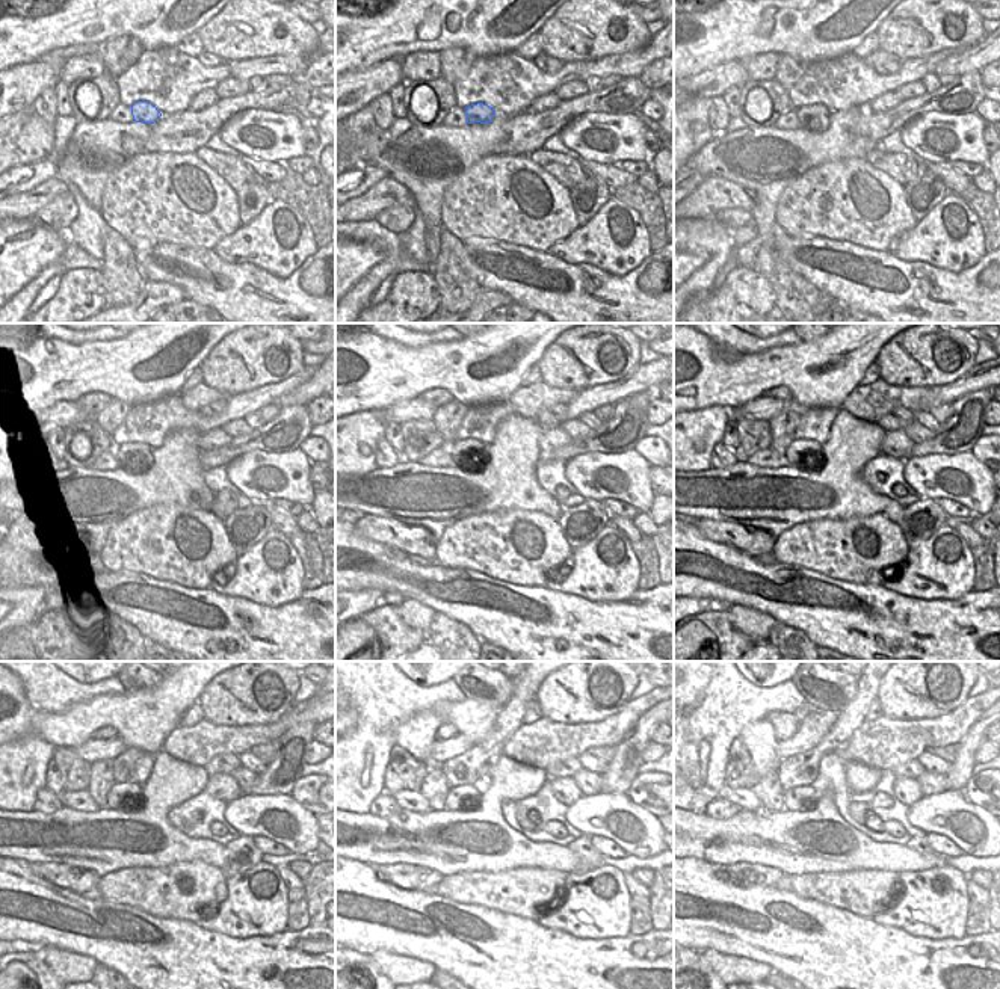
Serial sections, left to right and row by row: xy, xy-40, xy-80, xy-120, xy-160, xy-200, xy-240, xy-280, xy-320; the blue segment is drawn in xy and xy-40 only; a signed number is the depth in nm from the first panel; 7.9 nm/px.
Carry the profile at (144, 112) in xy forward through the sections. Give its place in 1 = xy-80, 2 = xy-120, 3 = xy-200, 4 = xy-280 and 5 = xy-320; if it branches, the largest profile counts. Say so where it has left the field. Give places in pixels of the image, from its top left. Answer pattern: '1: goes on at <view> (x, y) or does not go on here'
1: goes on at xy-80 (805, 113)
2: goes on at xy-120 (126, 453)
3: goes on at xy-200 (799, 452)
4: goes on at xy-280 (462, 799)
5: goes on at xy-320 (801, 799)

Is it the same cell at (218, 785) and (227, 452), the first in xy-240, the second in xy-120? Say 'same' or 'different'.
different

